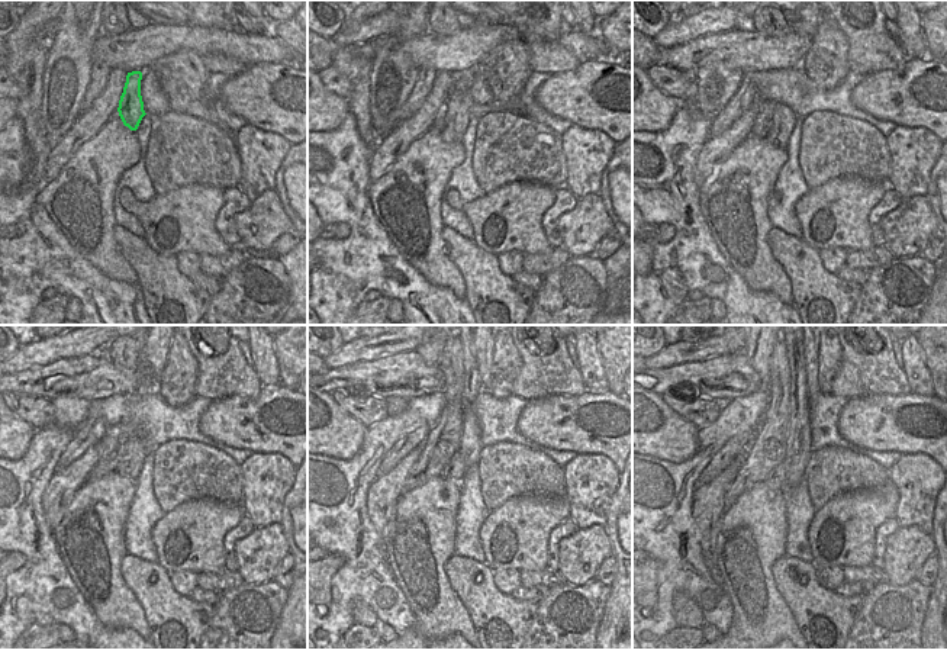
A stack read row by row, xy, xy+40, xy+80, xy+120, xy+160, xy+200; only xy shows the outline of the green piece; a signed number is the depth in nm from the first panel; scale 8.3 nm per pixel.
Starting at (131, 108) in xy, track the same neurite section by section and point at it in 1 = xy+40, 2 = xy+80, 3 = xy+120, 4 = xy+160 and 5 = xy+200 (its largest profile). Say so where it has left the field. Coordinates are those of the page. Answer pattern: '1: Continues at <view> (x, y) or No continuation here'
1: Continues at xy+40 (458, 105)
2: Continues at xy+80 (783, 119)
3: Continues at xy+120 (129, 466)
4: Continues at xy+160 (454, 469)
5: Continues at xy+200 (775, 479)

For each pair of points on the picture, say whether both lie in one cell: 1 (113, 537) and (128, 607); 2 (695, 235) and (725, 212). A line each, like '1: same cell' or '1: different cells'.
1: same cell
2: different cells

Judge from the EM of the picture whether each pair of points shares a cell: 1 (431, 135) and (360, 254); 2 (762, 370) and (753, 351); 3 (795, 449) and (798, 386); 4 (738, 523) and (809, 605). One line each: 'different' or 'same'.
1: different
2: same
3: same
4: different

